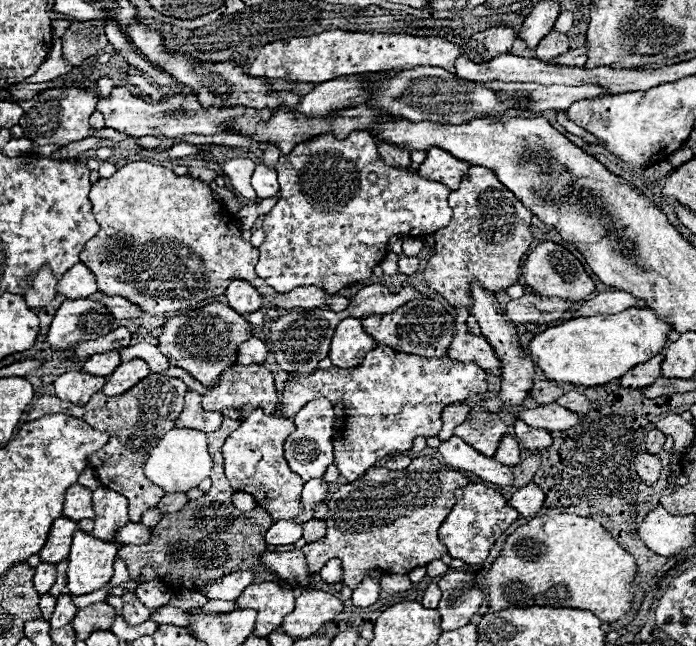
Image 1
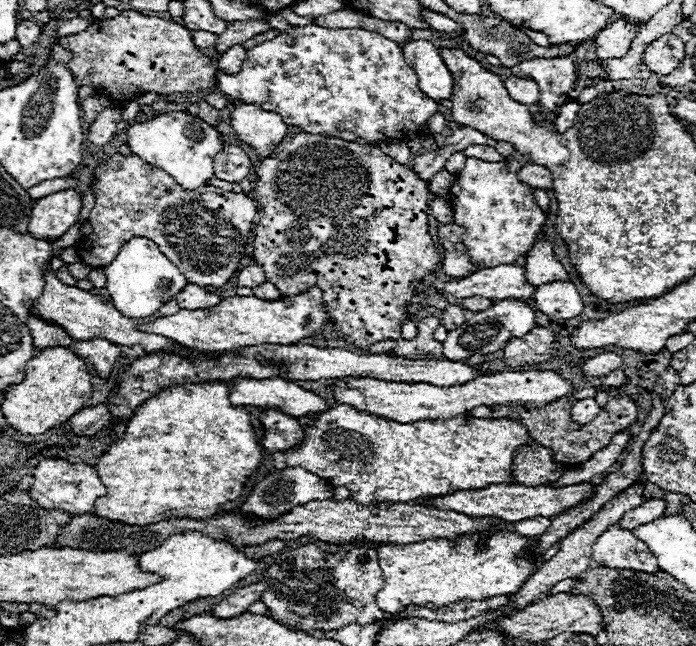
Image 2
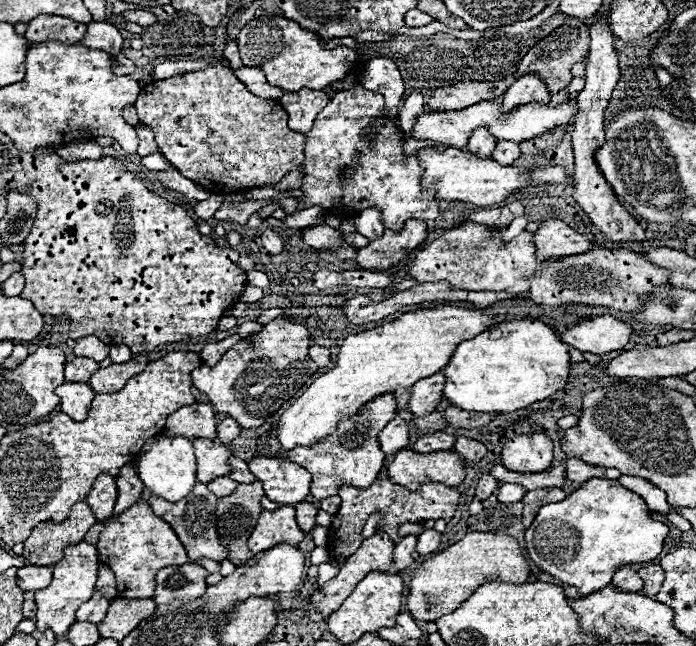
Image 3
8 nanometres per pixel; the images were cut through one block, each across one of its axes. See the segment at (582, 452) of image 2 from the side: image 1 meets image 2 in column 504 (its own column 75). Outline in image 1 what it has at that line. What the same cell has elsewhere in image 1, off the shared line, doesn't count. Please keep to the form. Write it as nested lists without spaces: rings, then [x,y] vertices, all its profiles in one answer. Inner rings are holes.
[[[150,374],[150,376],[146,376],[146,380],[140,380],[140,384],[130,388],[130,392],[124,392],[122,396],[106,396],[106,394],[98,392],[90,398],[90,402],[86,406],[66,404],[64,400],[58,400],[56,396],[44,394],[38,400],[34,400],[30,412],[26,414],[26,422],[38,420],[50,412],[54,412],[54,414],[64,412],[64,414],[70,414],[74,418],[88,422],[90,426],[94,426],[98,430],[110,432],[110,442],[104,448],[100,448],[98,452],[92,452],[88,462],[94,468],[96,478],[100,480],[102,486],[116,490],[128,498],[130,522],[140,522],[142,512],[156,508],[158,500],[166,494],[162,488],[158,488],[144,476],[144,460],[146,460],[148,452],[140,452],[140,450],[152,448],[152,444],[156,444],[158,438],[162,438],[170,428],[174,428],[174,422],[180,416],[182,406],[184,406],[186,390],[188,390],[188,386],[180,378]]]

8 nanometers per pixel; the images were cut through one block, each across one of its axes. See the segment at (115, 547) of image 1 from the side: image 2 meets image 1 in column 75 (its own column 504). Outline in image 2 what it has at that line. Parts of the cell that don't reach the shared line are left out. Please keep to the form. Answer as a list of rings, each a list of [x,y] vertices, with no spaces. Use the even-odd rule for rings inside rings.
[[[514,532],[490,536],[488,548],[478,548],[478,536],[464,536],[454,546],[450,540],[424,540],[416,544],[382,544],[378,546],[378,564],[382,568],[384,588],[376,604],[386,614],[404,612],[408,606],[432,604],[434,608],[462,600],[486,600],[490,596],[514,594],[528,576],[542,564],[524,556],[528,538]],[[524,556],[524,558],[522,558]]]

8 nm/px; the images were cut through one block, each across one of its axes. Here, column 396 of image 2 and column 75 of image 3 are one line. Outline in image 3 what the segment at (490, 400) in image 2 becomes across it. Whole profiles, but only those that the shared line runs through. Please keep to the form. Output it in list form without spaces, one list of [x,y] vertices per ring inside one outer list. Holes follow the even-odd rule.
[[[64,382],[56,388],[56,396],[60,396],[62,412],[74,422],[82,422],[88,414],[94,390],[86,382]]]

